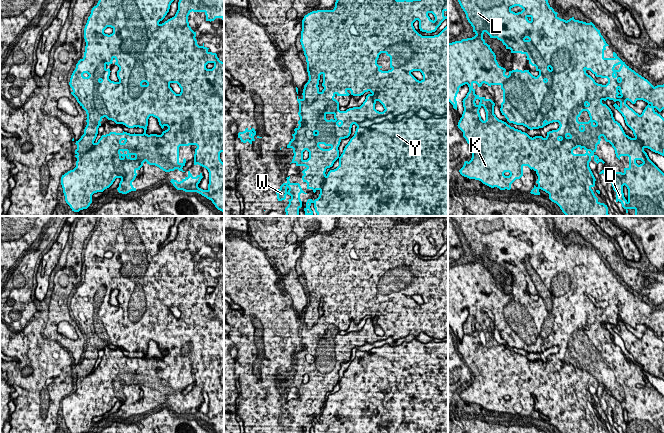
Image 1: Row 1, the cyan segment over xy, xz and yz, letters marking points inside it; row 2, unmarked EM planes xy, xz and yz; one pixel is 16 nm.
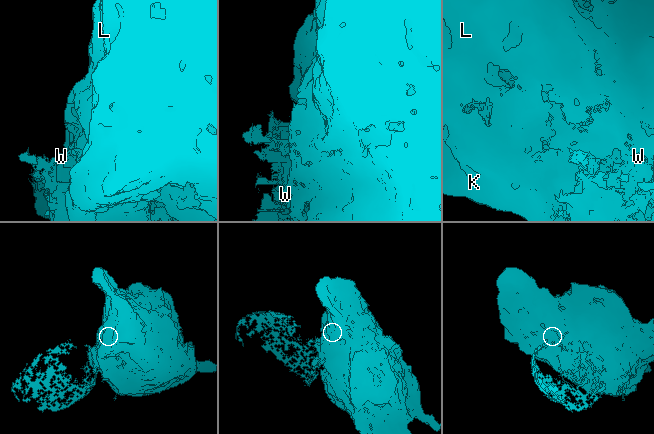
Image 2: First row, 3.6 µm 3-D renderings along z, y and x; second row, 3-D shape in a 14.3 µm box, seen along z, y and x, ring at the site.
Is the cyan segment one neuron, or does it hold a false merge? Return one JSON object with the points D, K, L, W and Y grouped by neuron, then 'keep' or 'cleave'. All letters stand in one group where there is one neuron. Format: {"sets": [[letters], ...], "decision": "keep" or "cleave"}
{"sets": [["D"], ["K", "L", "W", "Y"]], "decision": "cleave"}

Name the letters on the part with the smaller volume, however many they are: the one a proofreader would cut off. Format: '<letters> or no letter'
D

